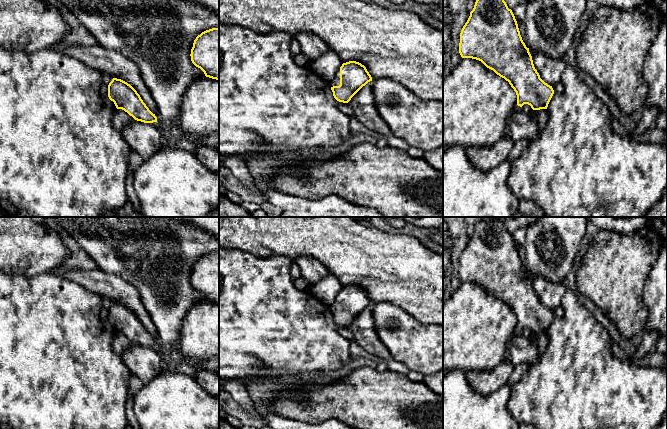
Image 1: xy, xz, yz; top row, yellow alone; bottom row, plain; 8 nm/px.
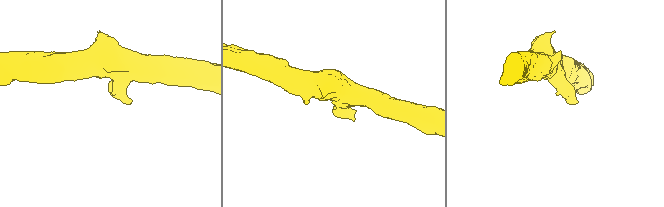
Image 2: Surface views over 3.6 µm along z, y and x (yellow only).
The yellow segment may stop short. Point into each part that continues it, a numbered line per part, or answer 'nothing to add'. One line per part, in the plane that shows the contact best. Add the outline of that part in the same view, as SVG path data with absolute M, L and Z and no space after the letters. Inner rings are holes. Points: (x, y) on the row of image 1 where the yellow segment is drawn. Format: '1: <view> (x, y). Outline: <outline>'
1: xz (335, 81). Outline: M340 69L337 70L335 77L329 82L330 87L340 85Z

